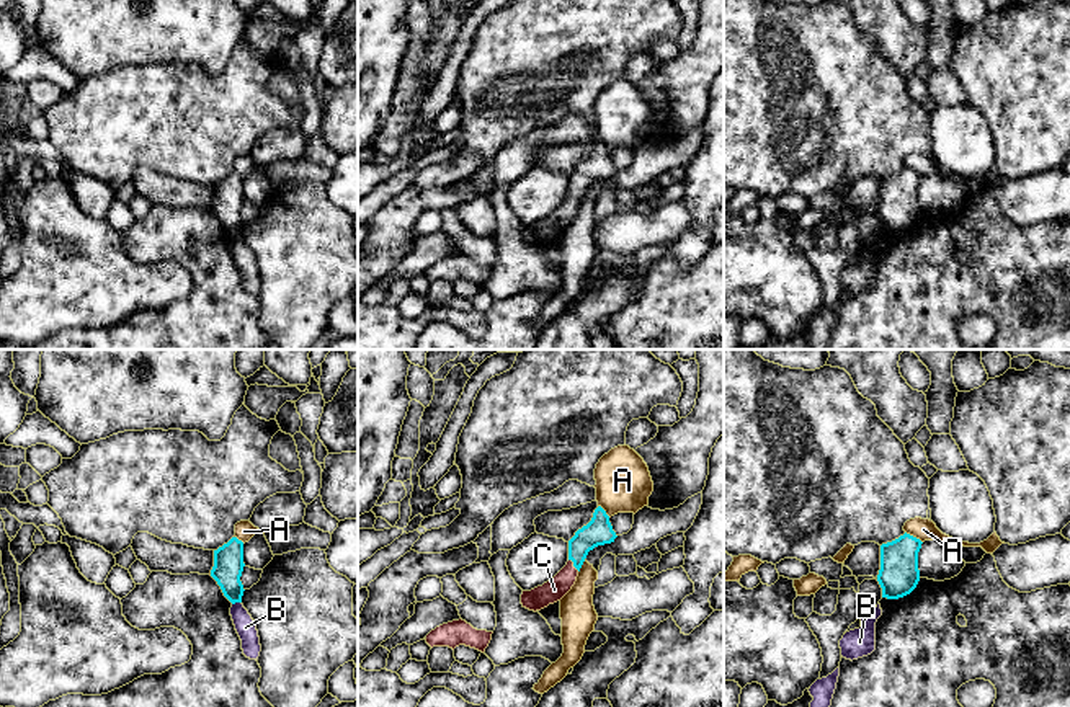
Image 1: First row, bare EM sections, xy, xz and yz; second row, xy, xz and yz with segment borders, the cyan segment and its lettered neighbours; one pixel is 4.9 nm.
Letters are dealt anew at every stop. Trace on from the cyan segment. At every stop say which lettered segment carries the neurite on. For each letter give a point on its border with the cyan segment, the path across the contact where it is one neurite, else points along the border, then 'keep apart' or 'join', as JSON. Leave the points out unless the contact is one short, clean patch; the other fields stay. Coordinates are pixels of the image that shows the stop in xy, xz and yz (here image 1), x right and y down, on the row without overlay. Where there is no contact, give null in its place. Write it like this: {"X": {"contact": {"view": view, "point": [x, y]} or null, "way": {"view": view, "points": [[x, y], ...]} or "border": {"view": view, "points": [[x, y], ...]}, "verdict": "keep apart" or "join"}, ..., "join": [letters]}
{"A": {"contact": {"view": "yz", "point": [912, 170]}, "border": {"view": "yz", "points": [[905, 165], [922, 177]]}, "verdict": "keep apart"}, "B": {"contact": {"view": "xy", "point": [236, 235]}, "border": {"view": "xy", "points": [[240, 235], [232, 239]]}, "verdict": "keep apart"}, "C": {"contact": {"view": "xz", "point": [574, 200]}, "way": {"view": "xz", "points": [[598, 165], [577, 186], [574, 200], [554, 224]]}, "verdict": "join"}, "join": ["C"]}

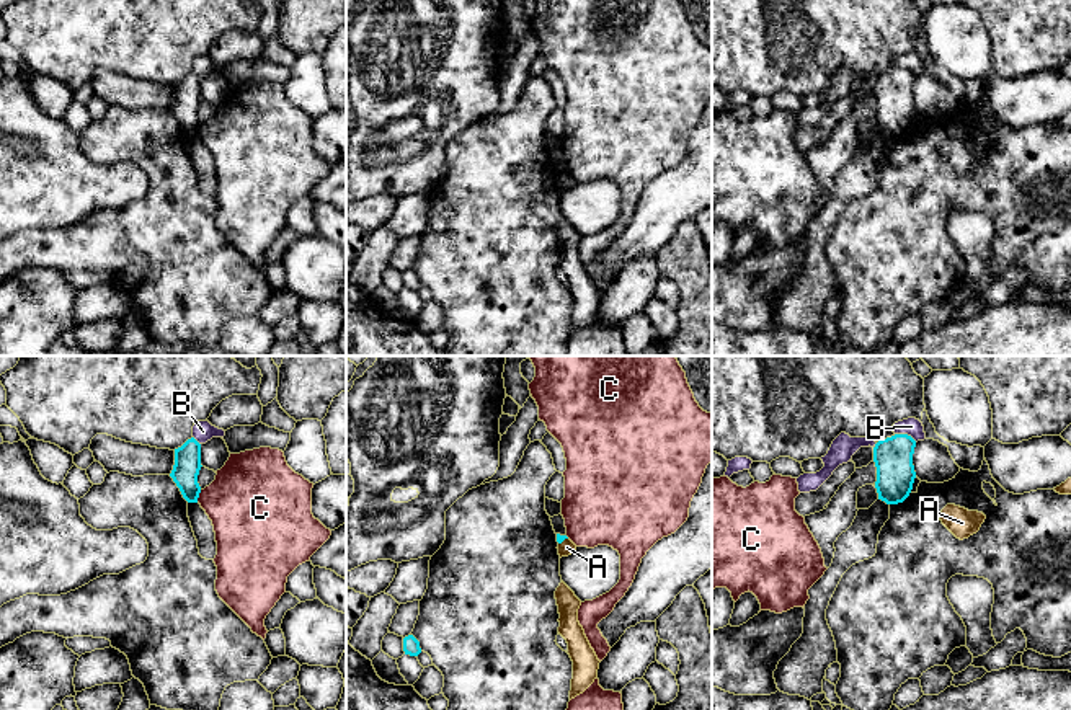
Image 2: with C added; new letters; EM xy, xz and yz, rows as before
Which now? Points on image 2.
{"A": {"contact": {"view": "xz", "point": [562, 175]}, "border": {"view": "xz", "points": [[567, 172], [559, 178]]}, "verdict": "keep apart"}, "B": {"contact": {"view": "yz", "point": [906, 69]}, "border": {"view": "yz", "points": [[895, 67], [905, 67], [916, 75]]}, "verdict": "keep apart"}, "C": {"contact": {"view": "xy", "point": [198, 131]}, "border": {"view": "xy", "points": [[201, 124], [196, 136]]}, "verdict": "keep apart"}, "join": []}

